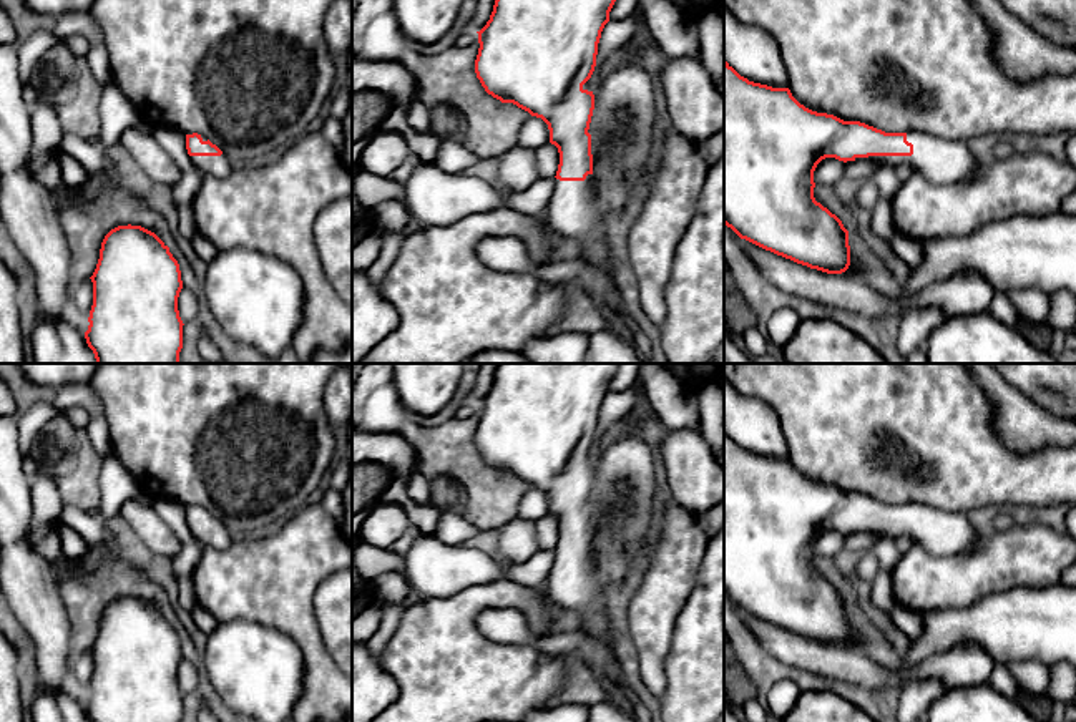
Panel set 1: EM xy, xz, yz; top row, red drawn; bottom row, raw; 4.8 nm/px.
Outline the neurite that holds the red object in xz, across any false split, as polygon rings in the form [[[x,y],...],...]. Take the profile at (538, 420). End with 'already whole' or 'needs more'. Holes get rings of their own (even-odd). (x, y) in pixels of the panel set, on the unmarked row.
[[[498,363],[493,383],[478,405],[475,445],[488,466],[541,490],[558,520],[555,561],[545,581],[548,599],[575,611],[583,632],[613,651],[608,596],[593,548],[589,495],[594,466],[583,460],[596,438],[598,415],[618,363]]]; needs more

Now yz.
[[[724,432],[724,596],[741,611],[827,646],[850,637],[849,602],[814,569],[814,543],[825,529],[872,533],[898,541],[913,538],[927,553],[971,549],[983,534],[965,513],[925,505],[885,505],[800,476],[789,460],[749,453]]]; needs more

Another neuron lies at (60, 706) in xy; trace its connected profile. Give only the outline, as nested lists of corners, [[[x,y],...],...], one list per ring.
[[[37,690],[32,707],[32,722],[91,722],[85,705],[73,699],[66,690]]]

